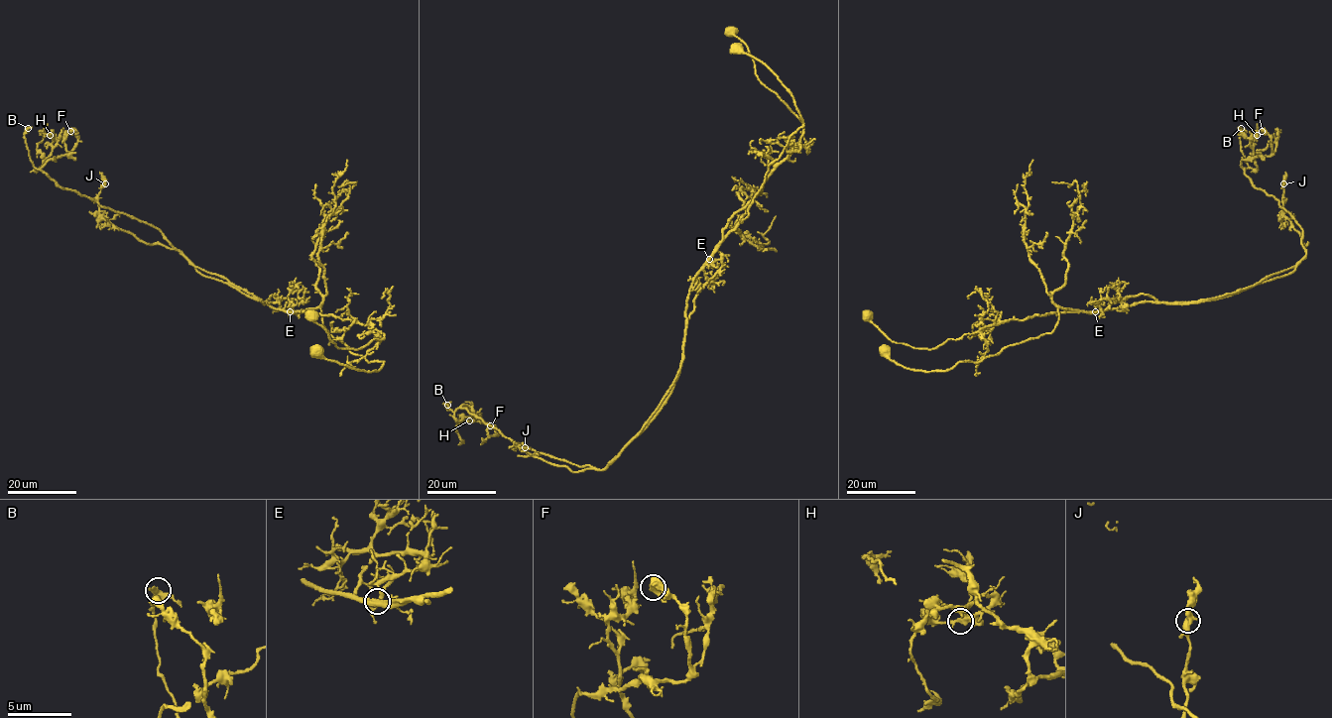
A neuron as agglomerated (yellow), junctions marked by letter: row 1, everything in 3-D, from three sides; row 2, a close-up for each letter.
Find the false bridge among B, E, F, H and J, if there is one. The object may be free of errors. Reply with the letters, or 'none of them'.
E

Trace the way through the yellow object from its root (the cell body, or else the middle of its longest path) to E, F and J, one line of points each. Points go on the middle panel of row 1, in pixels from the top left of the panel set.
E: (738, 49), (759, 59), (778, 77), (792, 97), (803, 125), (769, 166), (748, 215), (709, 259)
F: (738, 49), (803, 125), (693, 282), (666, 402), (602, 470), (460, 407), (490, 425)
J: (738, 49), (778, 77), (803, 125), (693, 282), (669, 396), (602, 470), (572, 471), (517, 446), (525, 447)

